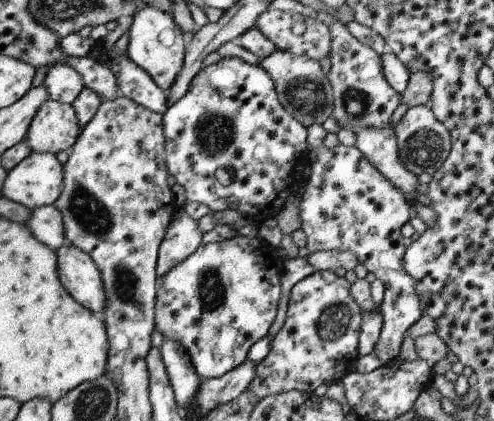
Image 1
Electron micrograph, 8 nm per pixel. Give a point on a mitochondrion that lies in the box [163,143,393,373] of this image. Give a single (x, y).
(334, 321)

